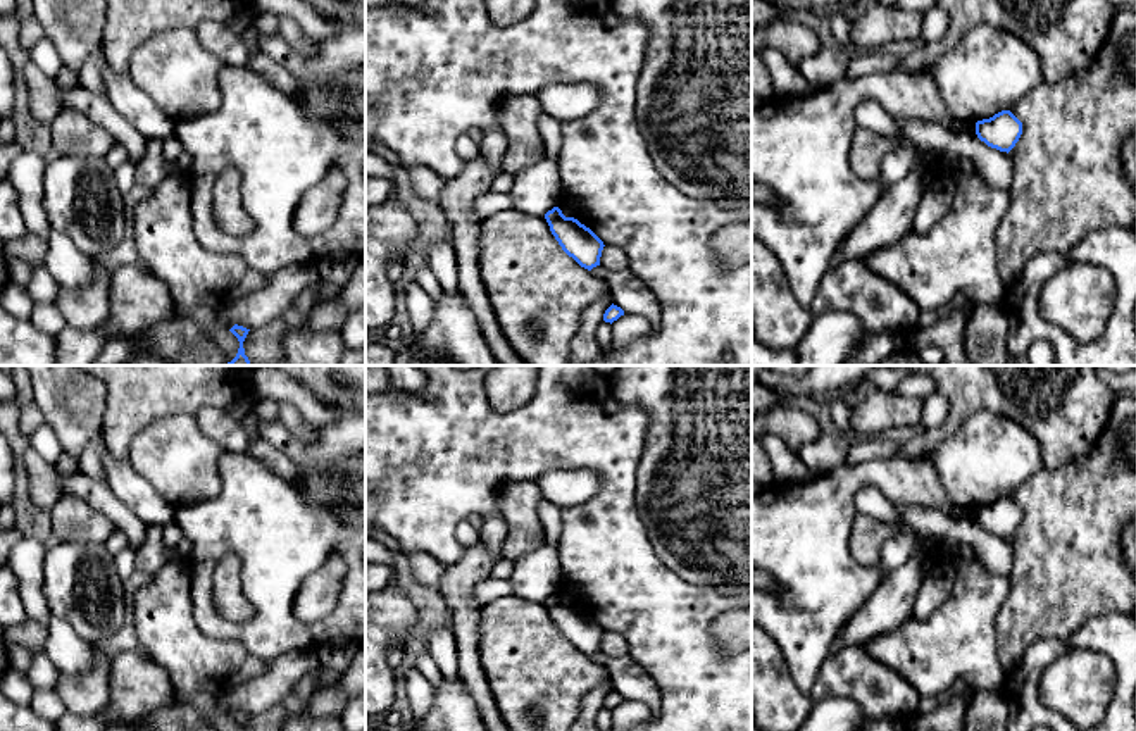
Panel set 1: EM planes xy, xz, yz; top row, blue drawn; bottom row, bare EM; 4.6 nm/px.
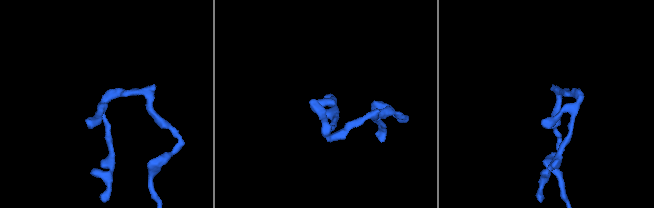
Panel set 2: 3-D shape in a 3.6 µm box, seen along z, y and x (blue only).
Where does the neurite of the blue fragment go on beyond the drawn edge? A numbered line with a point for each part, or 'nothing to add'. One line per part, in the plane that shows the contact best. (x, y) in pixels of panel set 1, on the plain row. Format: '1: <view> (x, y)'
nothing to add

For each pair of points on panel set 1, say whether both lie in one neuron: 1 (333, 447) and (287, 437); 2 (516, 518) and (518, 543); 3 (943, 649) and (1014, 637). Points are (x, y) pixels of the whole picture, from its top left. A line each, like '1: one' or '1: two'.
1: one
2: one
3: two

